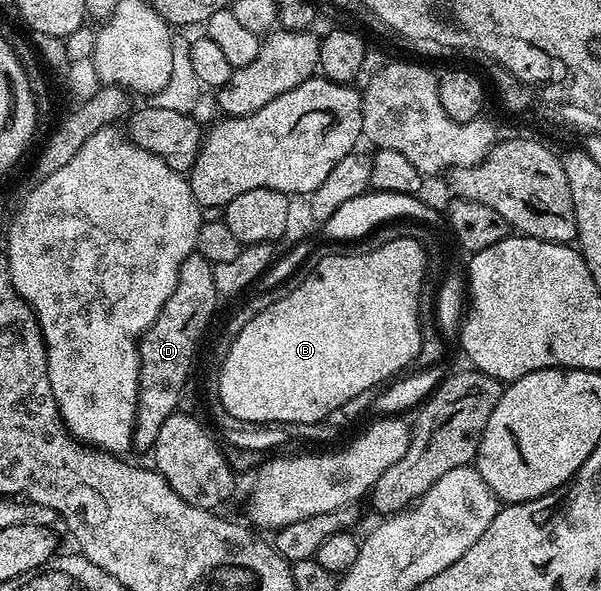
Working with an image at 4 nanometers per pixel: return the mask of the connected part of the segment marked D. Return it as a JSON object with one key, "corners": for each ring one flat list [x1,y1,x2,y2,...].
{"corners":[[194,252,187,256,187,260,183,260,173,295,163,304,159,316,139,340,141,387,137,393,137,423,133,429,133,444,138,451,152,451,159,436,159,428,163,428,163,420,167,420,167,416,180,407,177,405,181,402,181,393,185,390,185,381,189,378,189,369,197,354,197,345,217,310,217,302,219,295,215,288,213,263]]}

